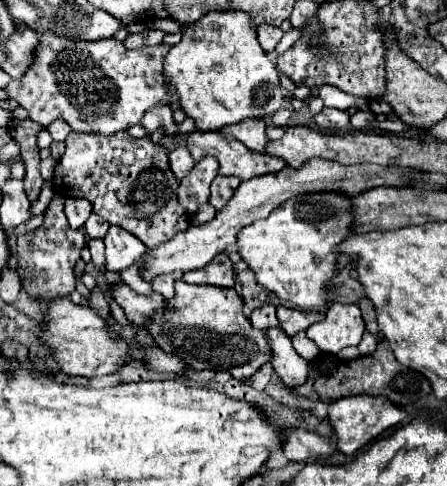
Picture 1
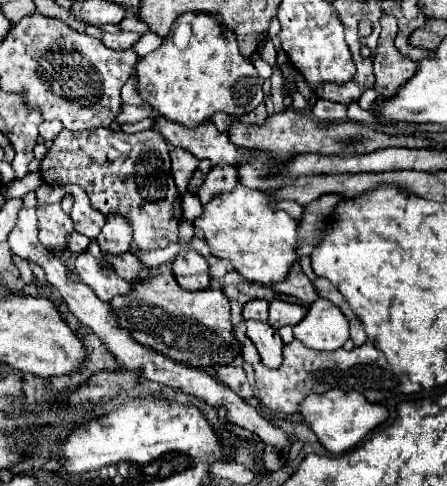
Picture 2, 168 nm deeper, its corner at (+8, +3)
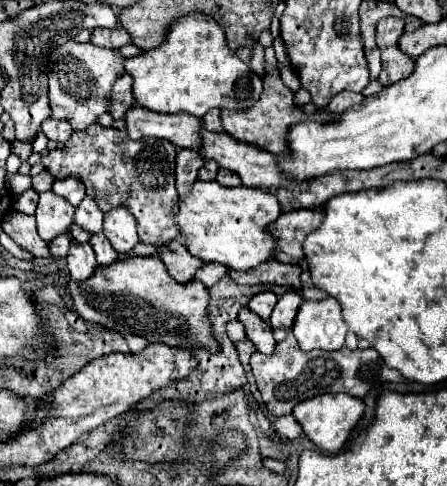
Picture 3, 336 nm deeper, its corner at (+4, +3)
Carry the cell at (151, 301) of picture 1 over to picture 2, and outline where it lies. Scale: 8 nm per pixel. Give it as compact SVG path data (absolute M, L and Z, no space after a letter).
M90 252L78 254L72 262L72 270L104 302L110 302L116 296L126 296L132 292L132 284L122 280L116 272L108 272L106 268L102 268Z

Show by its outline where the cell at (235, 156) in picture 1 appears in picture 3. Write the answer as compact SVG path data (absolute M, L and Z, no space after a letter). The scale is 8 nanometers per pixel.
M132 106L128 110L128 114L124 116L126 120L126 132L132 140L140 140L140 138L160 138L160 140L168 140L178 148L192 148L198 150L200 148L200 120L192 118L188 114L156 114L150 110L144 110L140 106Z

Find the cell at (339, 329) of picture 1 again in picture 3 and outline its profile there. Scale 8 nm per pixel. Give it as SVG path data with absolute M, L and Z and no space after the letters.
M334 298L320 302L304 300L298 308L292 332L302 350L340 350L348 326L342 320L340 304Z

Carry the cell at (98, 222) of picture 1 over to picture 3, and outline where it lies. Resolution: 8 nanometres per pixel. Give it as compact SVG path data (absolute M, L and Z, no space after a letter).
M84 196L84 200L80 202L80 206L76 208L74 222L78 226L82 226L86 232L96 234L96 232L102 232L102 218L104 218L104 214L96 206L96 202L92 202L92 198Z

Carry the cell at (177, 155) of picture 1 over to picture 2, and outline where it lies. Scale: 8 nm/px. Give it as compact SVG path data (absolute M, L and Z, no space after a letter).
M170 148L170 158L172 158L172 176L174 176L174 182L180 190L180 194L186 192L186 186L198 166L198 160L194 158L194 154L188 154L186 150L180 150L180 148Z

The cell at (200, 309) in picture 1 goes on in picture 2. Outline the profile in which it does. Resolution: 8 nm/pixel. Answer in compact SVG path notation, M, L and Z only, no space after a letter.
M166 264L158 270L146 270L140 274L140 282L134 282L132 286L134 290L128 296L114 298L110 306L118 312L120 326L128 328L144 346L200 370L230 366L240 356L242 344L234 336L230 302L222 290L184 290Z

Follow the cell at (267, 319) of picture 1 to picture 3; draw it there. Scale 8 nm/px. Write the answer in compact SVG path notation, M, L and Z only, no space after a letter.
M264 290L264 292L254 294L254 298L248 302L248 308L250 308L254 314L258 314L260 318L268 320L270 314L272 314L272 310L274 310L274 306L276 306L276 302L278 302L276 294L270 292L270 290Z

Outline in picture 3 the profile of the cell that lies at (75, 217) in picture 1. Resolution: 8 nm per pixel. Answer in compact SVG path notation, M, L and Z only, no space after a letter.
M62 178L62 180L54 180L52 190L58 196L64 196L72 206L78 206L80 200L84 198L84 184L78 178Z

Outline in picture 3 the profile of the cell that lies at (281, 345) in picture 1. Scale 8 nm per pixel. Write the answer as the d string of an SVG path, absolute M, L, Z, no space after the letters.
M248 308L240 310L238 320L244 324L246 338L256 346L256 350L270 356L274 352L274 346L276 346L276 340L272 338L270 324L266 320L262 320L260 316L252 314Z

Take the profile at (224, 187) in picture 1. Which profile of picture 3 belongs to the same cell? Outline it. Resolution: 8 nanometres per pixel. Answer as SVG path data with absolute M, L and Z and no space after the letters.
M220 168L218 176L216 176L216 182L222 184L222 186L240 186L240 184L242 184L236 172L232 172L232 170L224 170L224 168Z

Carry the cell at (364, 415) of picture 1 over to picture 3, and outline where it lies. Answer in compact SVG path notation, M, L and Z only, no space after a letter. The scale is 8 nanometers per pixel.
M322 394L322 396L314 396L310 400L300 402L292 414L302 426L304 436L312 444L316 444L324 452L340 452L352 428L358 424L358 420L364 414L364 402L358 398L352 398L350 394Z

